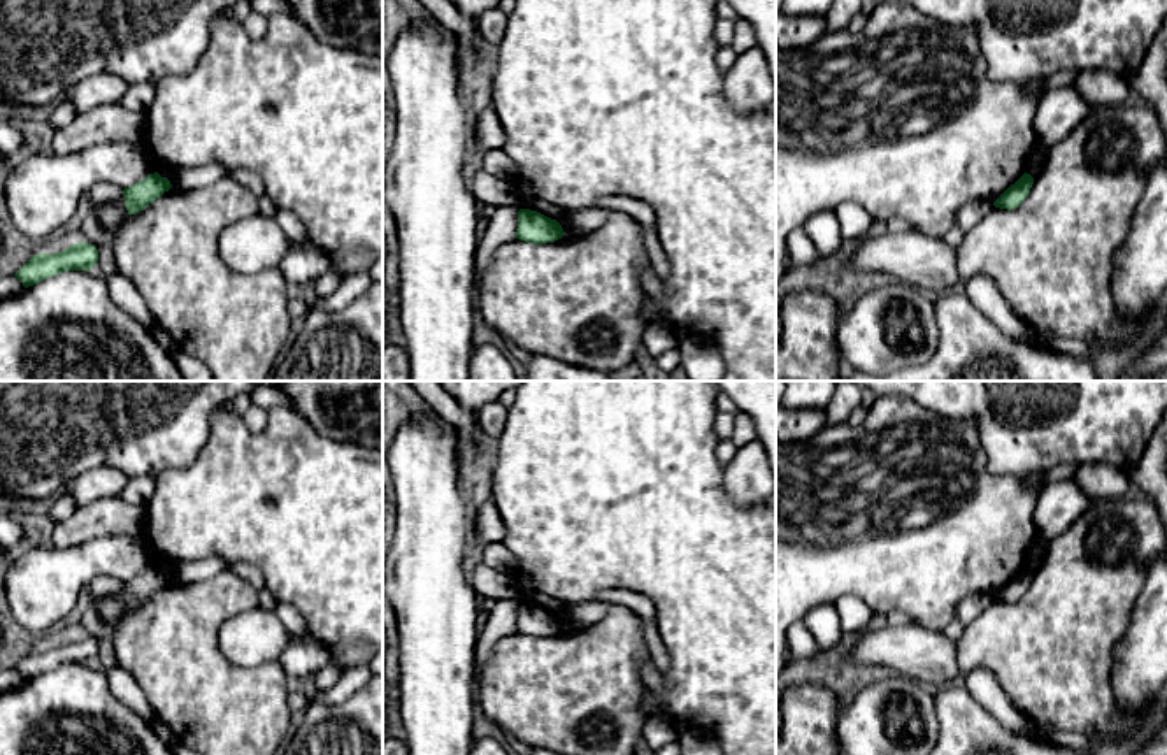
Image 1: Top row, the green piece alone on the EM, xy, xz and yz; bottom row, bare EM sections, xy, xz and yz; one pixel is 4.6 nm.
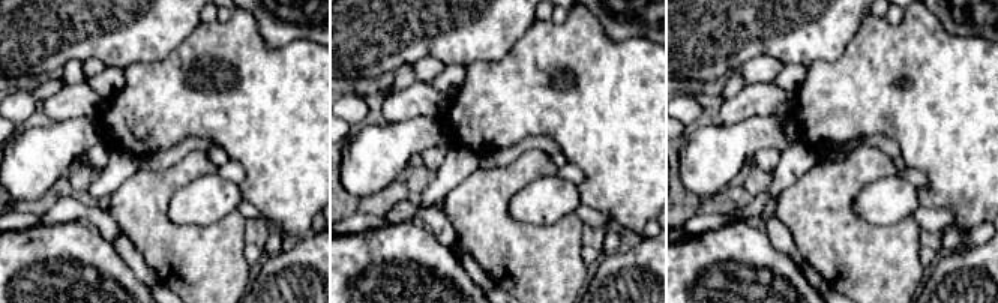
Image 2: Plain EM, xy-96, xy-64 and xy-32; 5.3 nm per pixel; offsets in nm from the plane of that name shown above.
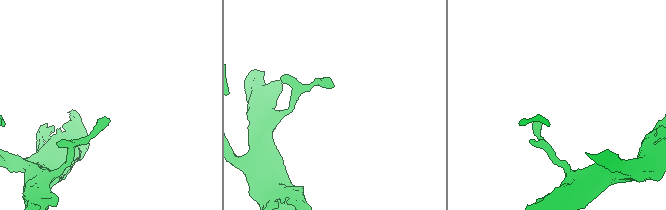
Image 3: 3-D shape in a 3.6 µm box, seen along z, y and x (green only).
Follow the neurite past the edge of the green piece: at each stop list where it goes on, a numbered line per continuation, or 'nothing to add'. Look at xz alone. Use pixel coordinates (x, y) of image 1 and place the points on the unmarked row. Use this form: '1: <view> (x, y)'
nothing to add

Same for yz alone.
nothing to add

